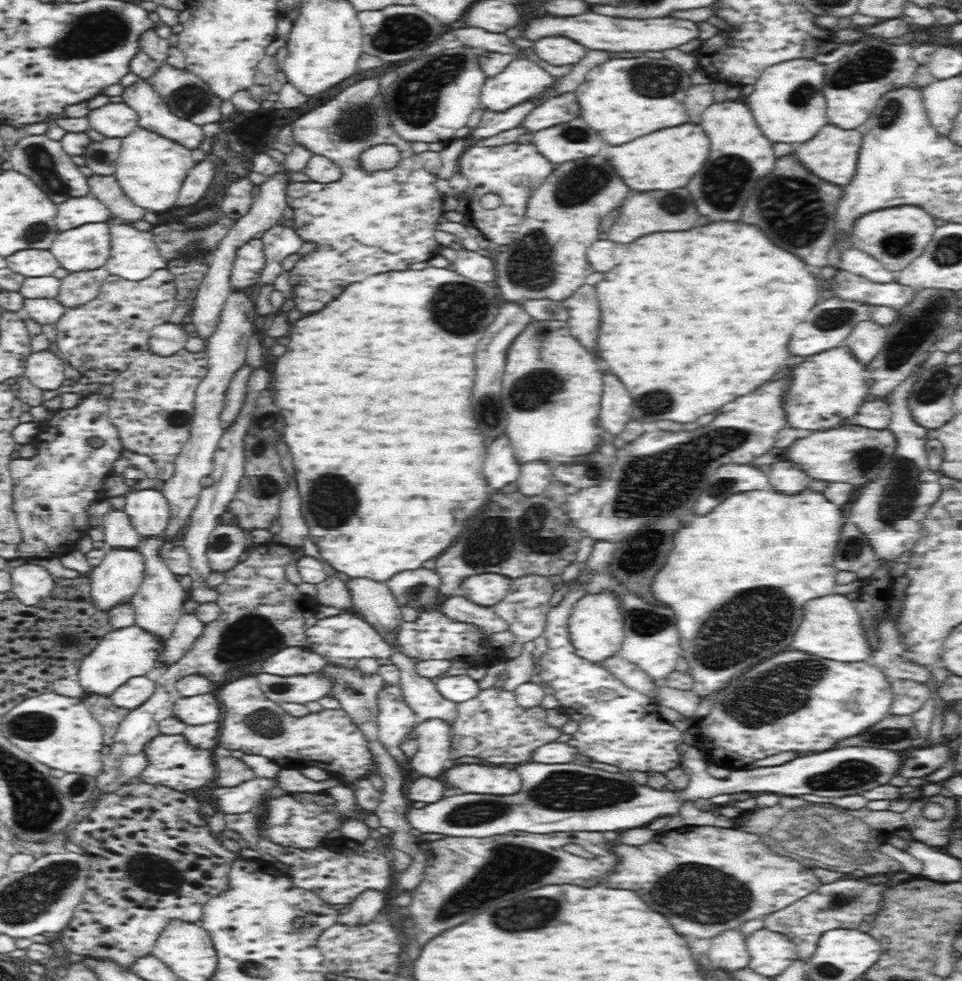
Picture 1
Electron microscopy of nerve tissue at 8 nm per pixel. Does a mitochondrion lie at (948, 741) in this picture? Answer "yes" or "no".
no

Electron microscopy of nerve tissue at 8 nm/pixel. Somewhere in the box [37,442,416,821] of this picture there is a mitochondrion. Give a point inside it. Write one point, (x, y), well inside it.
(251, 634)

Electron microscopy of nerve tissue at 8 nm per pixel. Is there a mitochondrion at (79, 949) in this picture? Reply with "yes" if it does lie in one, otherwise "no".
no

